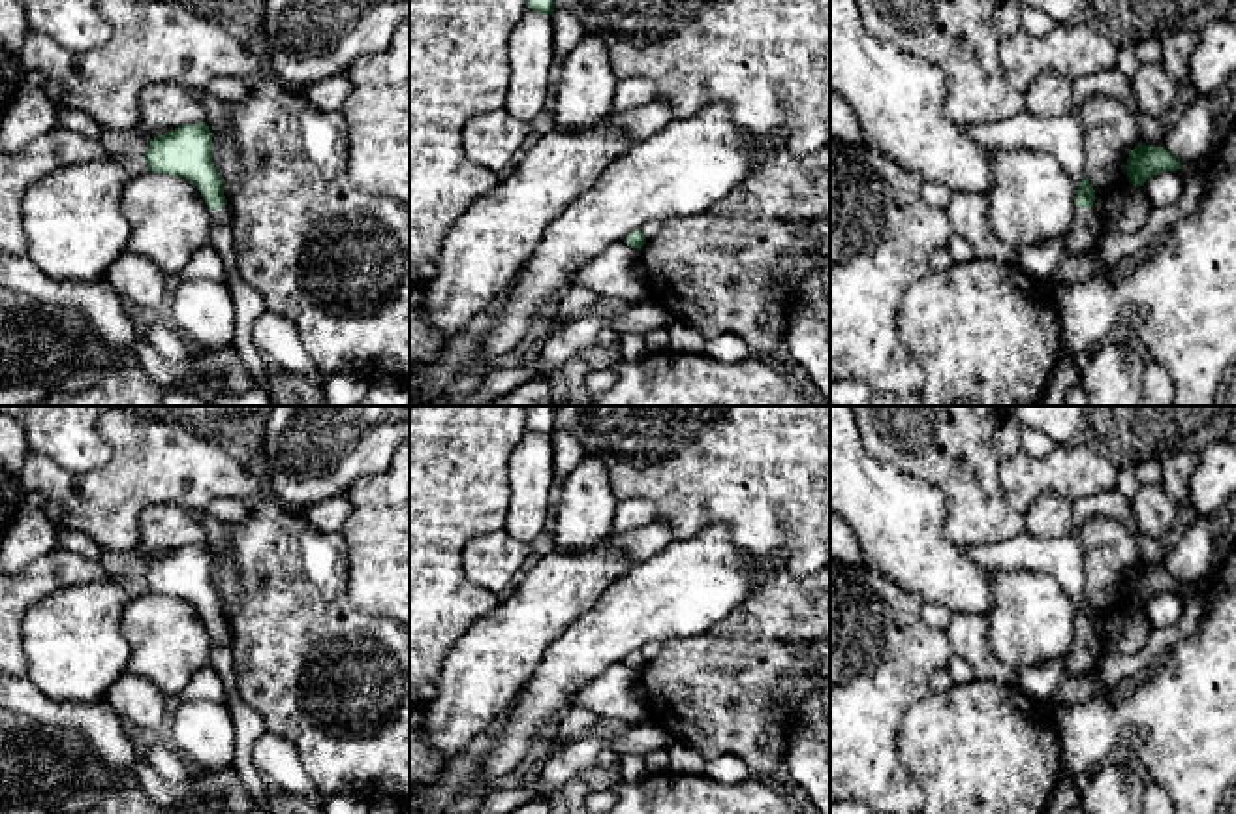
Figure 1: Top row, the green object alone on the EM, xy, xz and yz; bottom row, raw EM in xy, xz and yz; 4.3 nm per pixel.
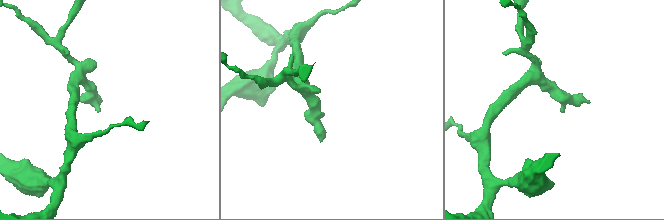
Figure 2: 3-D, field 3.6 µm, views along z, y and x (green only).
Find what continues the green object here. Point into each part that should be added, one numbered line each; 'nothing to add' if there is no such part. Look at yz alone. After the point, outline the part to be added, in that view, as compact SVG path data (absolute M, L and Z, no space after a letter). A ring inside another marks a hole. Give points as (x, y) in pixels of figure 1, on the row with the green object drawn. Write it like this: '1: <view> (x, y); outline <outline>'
1: yz (1086, 228); outline M1074 205L1074 222L1067 235L1067 256L1088 254L1103 235L1105 226L1093 207L1080 209Z

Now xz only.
nothing to add

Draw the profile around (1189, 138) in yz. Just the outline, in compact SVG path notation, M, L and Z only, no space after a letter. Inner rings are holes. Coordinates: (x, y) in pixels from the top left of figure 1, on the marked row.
M1197 94L1182 118L1168 126L1163 147L1180 162L1206 160L1215 128L1212 96Z

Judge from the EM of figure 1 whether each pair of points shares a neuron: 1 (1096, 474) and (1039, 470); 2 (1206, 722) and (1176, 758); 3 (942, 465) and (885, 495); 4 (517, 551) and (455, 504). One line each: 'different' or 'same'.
1: same
2: same
3: different
4: different

